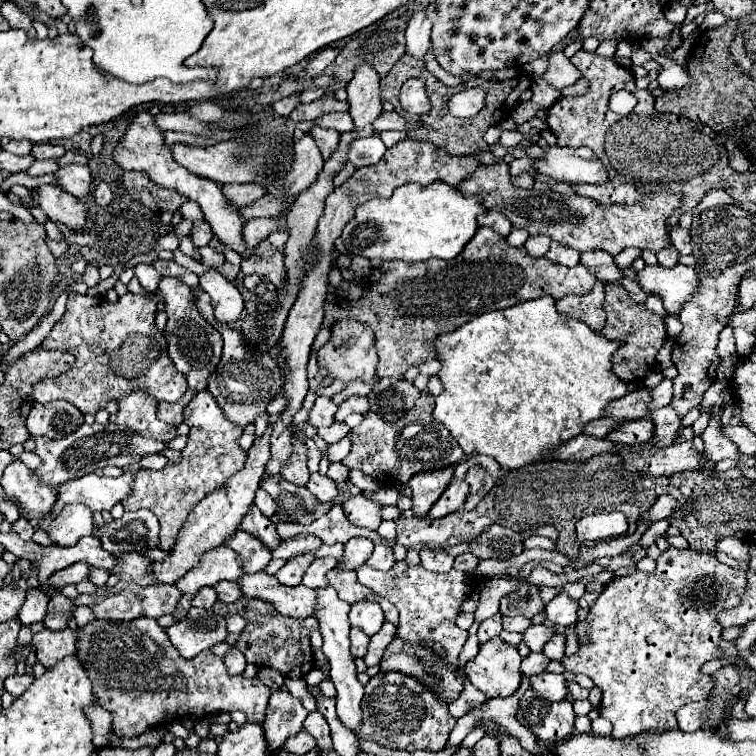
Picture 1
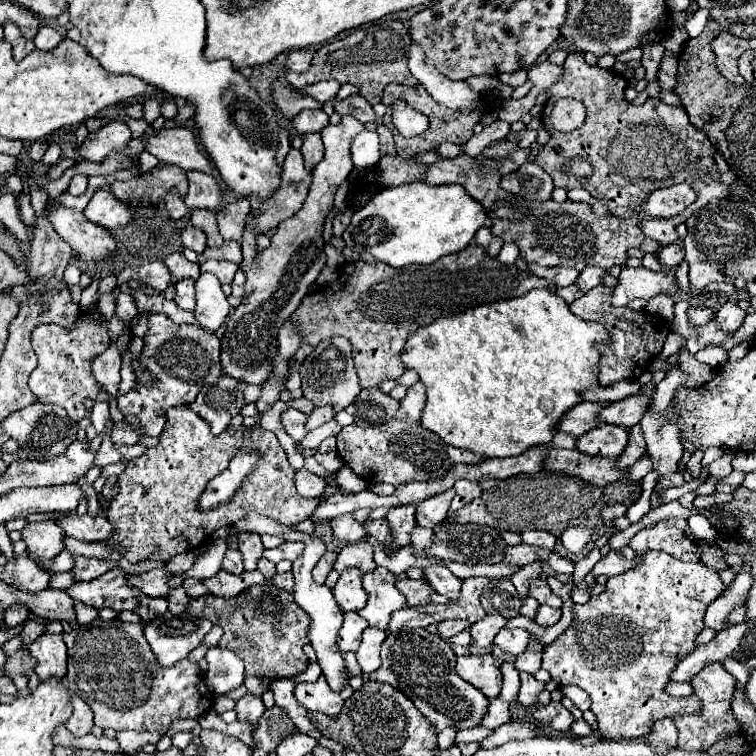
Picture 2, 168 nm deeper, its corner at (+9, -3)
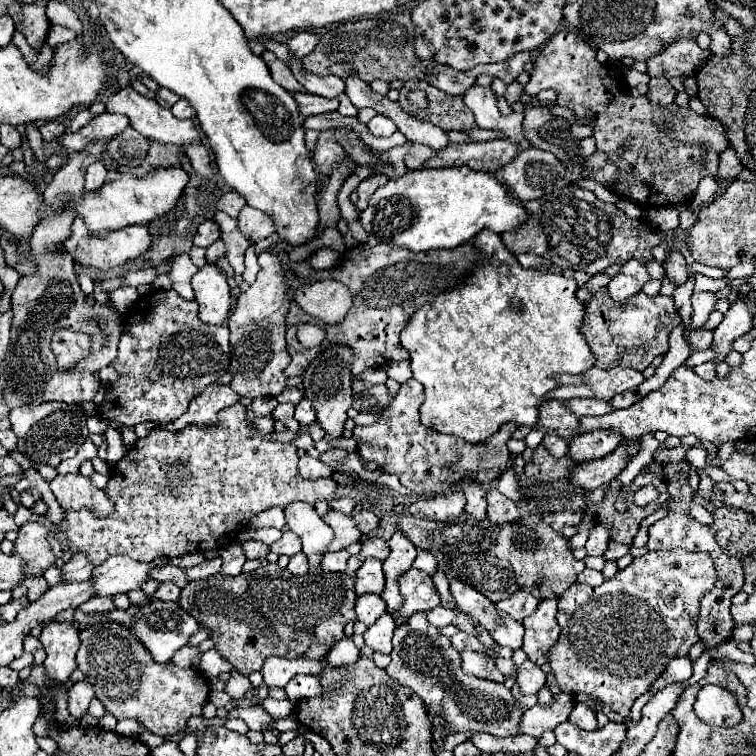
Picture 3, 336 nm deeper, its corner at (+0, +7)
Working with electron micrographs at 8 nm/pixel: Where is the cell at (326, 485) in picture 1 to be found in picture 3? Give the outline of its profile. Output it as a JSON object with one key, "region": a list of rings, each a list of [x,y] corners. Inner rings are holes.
{"region":[[[311,456],[299,458],[299,474],[303,478],[329,478],[331,472],[333,470],[327,464],[319,462],[317,458],[311,458]]]}

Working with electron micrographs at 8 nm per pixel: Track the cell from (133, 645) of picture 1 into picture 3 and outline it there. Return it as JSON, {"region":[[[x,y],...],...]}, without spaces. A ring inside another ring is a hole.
{"region":[[[95,622],[81,630],[81,648],[77,652],[79,670],[93,684],[97,698],[117,720],[141,720],[147,730],[157,736],[177,734],[187,728],[191,716],[201,714],[201,706],[209,696],[209,684],[199,670],[177,668],[171,662],[157,664],[129,636],[129,626],[117,622]]]}

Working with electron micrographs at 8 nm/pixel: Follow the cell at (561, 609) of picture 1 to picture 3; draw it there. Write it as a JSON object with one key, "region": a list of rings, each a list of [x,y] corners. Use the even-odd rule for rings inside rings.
{"region":[[[545,600],[537,606],[537,610],[523,620],[525,626],[525,638],[523,638],[523,650],[527,652],[529,660],[537,666],[543,666],[547,662],[549,648],[559,638],[559,624],[555,620],[557,614],[557,600]]]}

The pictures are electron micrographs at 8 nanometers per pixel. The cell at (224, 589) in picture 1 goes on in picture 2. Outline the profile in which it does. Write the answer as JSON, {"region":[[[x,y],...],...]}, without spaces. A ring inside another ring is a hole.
{"region":[[[184,578],[184,590],[186,590],[186,594],[190,594],[190,598],[200,598],[200,596],[210,594],[208,588],[204,586],[204,582],[198,578]]]}

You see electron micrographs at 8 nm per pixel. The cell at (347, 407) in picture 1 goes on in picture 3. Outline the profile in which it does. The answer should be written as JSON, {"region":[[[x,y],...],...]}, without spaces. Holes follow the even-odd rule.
{"region":[[[303,398],[297,406],[295,406],[295,418],[301,426],[307,426],[311,422],[315,422],[315,412],[313,412],[313,406],[309,404],[307,398]]]}

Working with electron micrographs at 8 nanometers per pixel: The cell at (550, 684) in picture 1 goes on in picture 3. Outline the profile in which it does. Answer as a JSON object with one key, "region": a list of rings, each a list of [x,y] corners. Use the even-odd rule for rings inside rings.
{"region":[[[525,660],[519,668],[517,668],[517,686],[521,690],[521,694],[529,696],[529,694],[537,694],[543,686],[545,686],[545,674],[539,666],[535,666],[531,660]]]}

